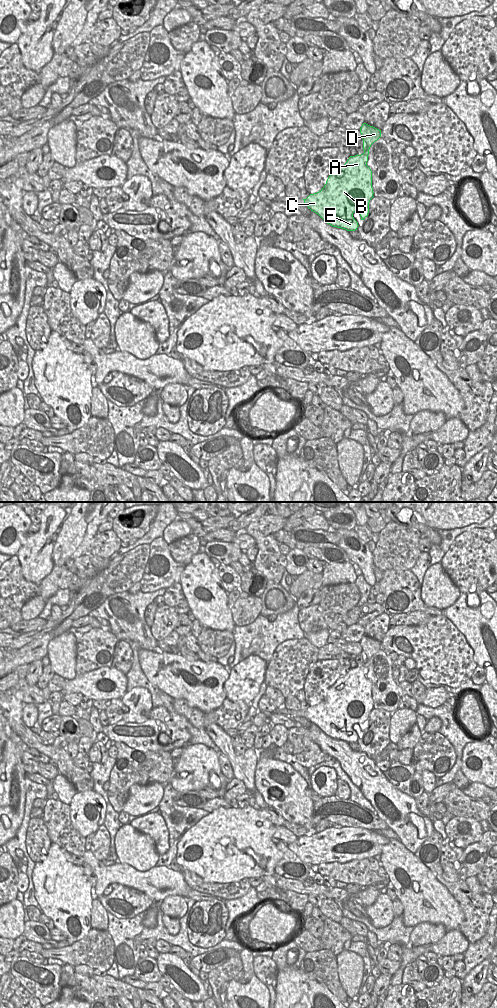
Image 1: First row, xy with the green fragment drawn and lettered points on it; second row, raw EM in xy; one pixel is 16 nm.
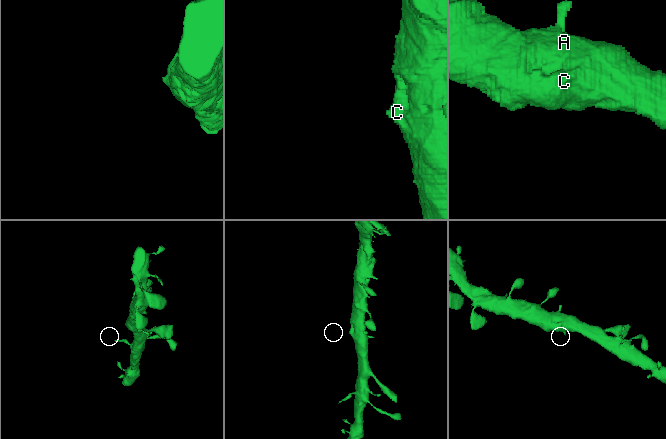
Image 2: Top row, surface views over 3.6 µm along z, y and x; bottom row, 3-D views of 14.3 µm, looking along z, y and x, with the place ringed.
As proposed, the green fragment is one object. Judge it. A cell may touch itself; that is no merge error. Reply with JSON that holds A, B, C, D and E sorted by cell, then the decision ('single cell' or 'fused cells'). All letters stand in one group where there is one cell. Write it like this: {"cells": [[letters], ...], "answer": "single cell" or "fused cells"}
{"cells": [["A", "B", "C", "D", "E"]], "answer": "single cell"}

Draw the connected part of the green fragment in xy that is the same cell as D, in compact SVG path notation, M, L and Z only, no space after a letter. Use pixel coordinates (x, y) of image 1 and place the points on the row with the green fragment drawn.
M363 123L360 128L363 139L364 153L350 156L347 162L337 167L328 177L324 187L317 193L310 194L304 200L304 204L313 212L318 214L327 224L342 228L347 231L355 231L358 222L354 219L353 213L358 212L361 220L364 220L369 213L369 202L374 197L372 188L372 171L367 166L369 149L371 145L381 137L381 130Z

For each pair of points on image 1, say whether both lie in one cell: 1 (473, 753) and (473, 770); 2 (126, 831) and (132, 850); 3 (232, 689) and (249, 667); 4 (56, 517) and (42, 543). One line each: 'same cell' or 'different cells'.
1: same cell
2: same cell
3: same cell
4: same cell

